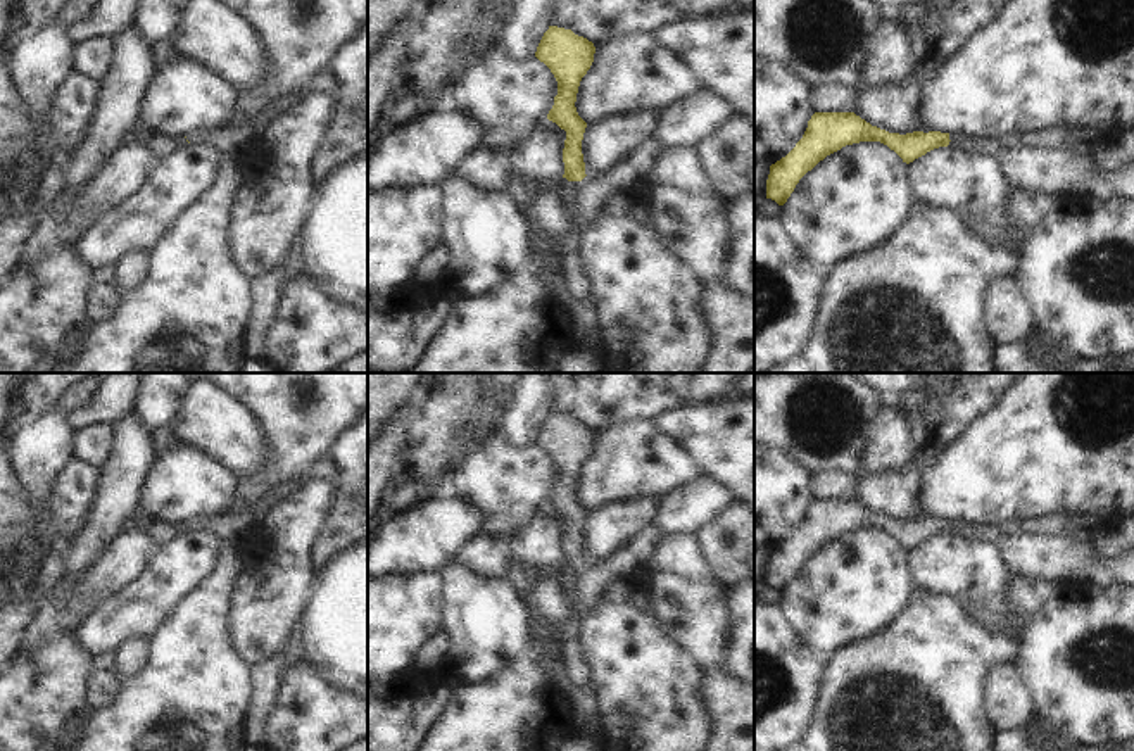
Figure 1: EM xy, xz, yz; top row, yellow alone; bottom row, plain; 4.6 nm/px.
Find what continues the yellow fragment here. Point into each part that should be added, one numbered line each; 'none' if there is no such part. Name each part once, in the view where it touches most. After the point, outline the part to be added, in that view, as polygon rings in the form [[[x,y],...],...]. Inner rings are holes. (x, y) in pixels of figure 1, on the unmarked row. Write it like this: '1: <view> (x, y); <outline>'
1: xz (591, 579); [[[649,525],[635,533],[627,546],[613,551],[602,563],[585,563],[582,568],[573,568],[575,601],[571,611],[580,616],[589,613],[609,582],[620,577],[635,577],[654,558],[661,537],[661,530]]]

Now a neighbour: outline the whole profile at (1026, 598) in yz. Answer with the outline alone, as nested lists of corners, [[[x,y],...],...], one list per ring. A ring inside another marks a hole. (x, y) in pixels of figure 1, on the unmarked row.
[[[1010,575],[1006,608],[1017,622],[1030,620],[1046,601],[1058,596],[1063,589],[1063,585],[1051,580],[1029,580],[1022,575]]]

